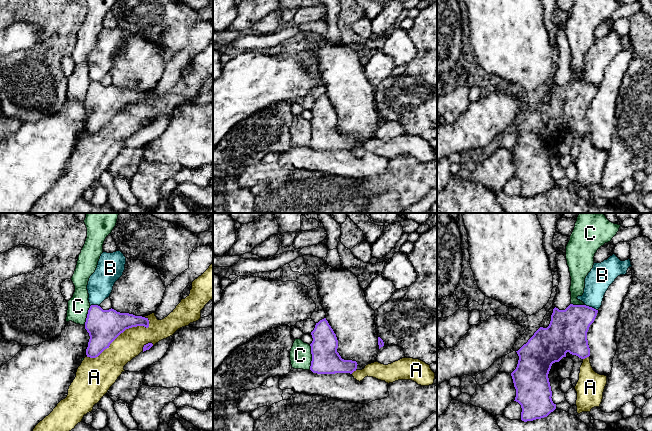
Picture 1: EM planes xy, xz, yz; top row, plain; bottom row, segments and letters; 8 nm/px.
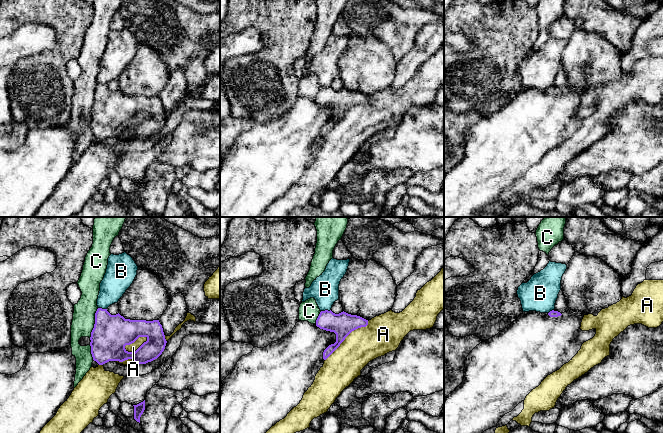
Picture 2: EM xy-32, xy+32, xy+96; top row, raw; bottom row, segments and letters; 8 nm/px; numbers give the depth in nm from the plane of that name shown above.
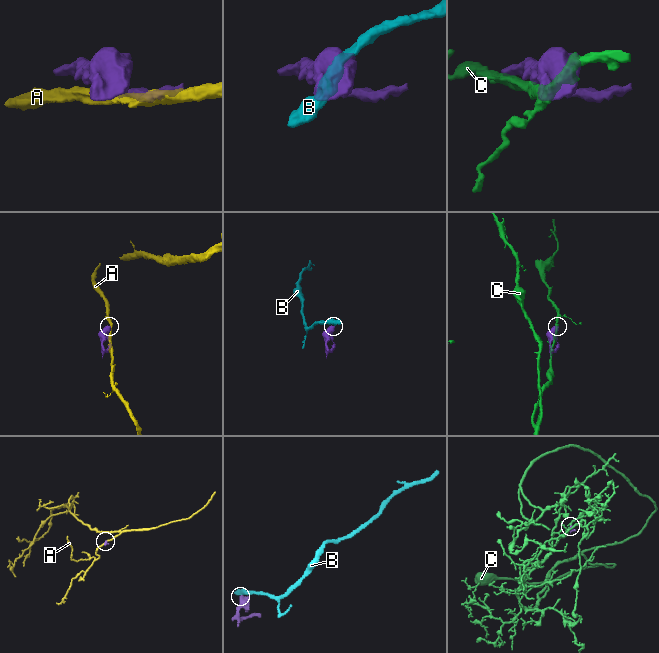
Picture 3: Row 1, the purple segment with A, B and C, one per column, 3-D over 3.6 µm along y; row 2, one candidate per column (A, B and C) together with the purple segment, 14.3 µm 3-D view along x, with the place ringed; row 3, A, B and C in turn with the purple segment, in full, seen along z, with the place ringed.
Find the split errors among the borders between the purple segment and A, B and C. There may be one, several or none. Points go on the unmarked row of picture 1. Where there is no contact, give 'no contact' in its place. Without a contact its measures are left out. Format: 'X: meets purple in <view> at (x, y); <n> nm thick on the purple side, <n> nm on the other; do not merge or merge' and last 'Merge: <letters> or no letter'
A: meets purple in xy at (121, 108); 280 nm thick on the purple side, 220 nm on the other; do not merge
B: meets purple in yz at (591, 83); 320 nm thick on the purple side, 200 nm on the other; do not merge
C: meets purple in xz at (312, 133); 220 nm thick on the purple side, 180 nm on the other; do not merge
Merge: no letter

